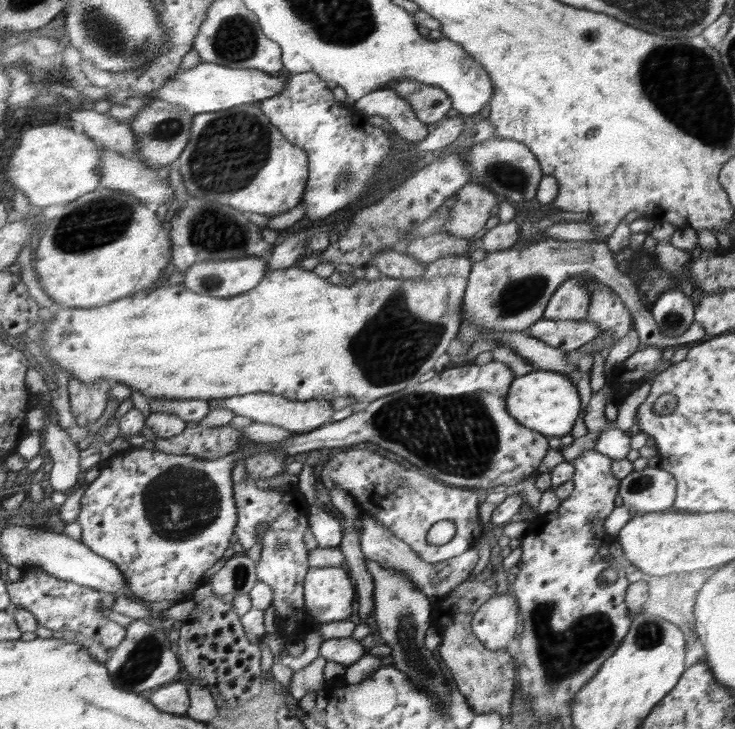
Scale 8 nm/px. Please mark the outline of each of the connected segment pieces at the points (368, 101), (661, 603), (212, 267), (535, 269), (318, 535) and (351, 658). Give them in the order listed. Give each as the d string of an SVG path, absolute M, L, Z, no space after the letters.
M378 88L359 98L353 108L366 116L386 118L405 144L420 143L429 135L427 125L416 118L409 104L395 90Z
M716 565L710 568L701 568L700 570L688 571L685 573L668 574L664 577L654 577L643 573L648 580L649 597L643 604L643 612L653 614L654 617L664 618L675 626L681 628L686 639L686 669L694 666L698 661L705 661L706 652L696 635L696 618L694 614L695 600L698 591L704 586L704 583L719 569Z
M247 256L230 260L196 261L184 272L183 286L198 294L213 295L214 298L236 297L242 293L249 293L265 279L268 270L268 258L261 256Z
M547 239L531 243L526 248L486 252L486 259L473 263L472 276L466 286L462 321L459 329L460 340L472 345L488 333L525 331L531 324L543 318L550 297L558 286L572 276L582 273L592 275L597 282L612 289L632 312L639 338L639 348L648 346L672 347L675 344L690 344L705 340L702 324L694 321L680 336L665 336L657 328L652 313L641 302L637 286L628 275L620 274L617 262L608 245L603 241Z
M316 504L310 509L310 528L318 546L323 549L338 547L343 539L343 528L336 517L326 513Z
M352 638L323 640L319 650L319 656L326 661L342 664L345 668L354 665L364 655L366 655L364 646Z

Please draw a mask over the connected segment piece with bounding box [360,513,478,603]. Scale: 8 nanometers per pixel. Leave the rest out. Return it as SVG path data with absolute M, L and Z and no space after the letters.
M362 513L360 519L362 519L363 524L362 536L360 536L362 554L366 558L378 562L386 570L401 570L407 579L417 586L418 590L430 598L430 602L436 603L438 599L446 596L452 589L471 578L472 569L478 562L478 548L476 546L469 548L457 557L450 557L448 561L427 563L410 548L409 544L400 540L375 518Z

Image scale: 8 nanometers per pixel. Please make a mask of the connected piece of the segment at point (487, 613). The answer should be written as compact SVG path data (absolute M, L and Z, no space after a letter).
M508 593L489 598L472 620L473 634L490 651L506 648L518 630L518 605Z

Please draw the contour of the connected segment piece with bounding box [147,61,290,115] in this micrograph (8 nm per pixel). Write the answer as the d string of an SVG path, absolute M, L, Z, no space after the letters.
M202 61L192 69L182 69L180 66L172 78L168 78L161 88L147 94L147 97L149 100L156 98L166 100L195 115L200 112L226 110L232 106L255 103L277 96L285 90L287 81L290 81L290 76L273 75L256 69L239 69Z

